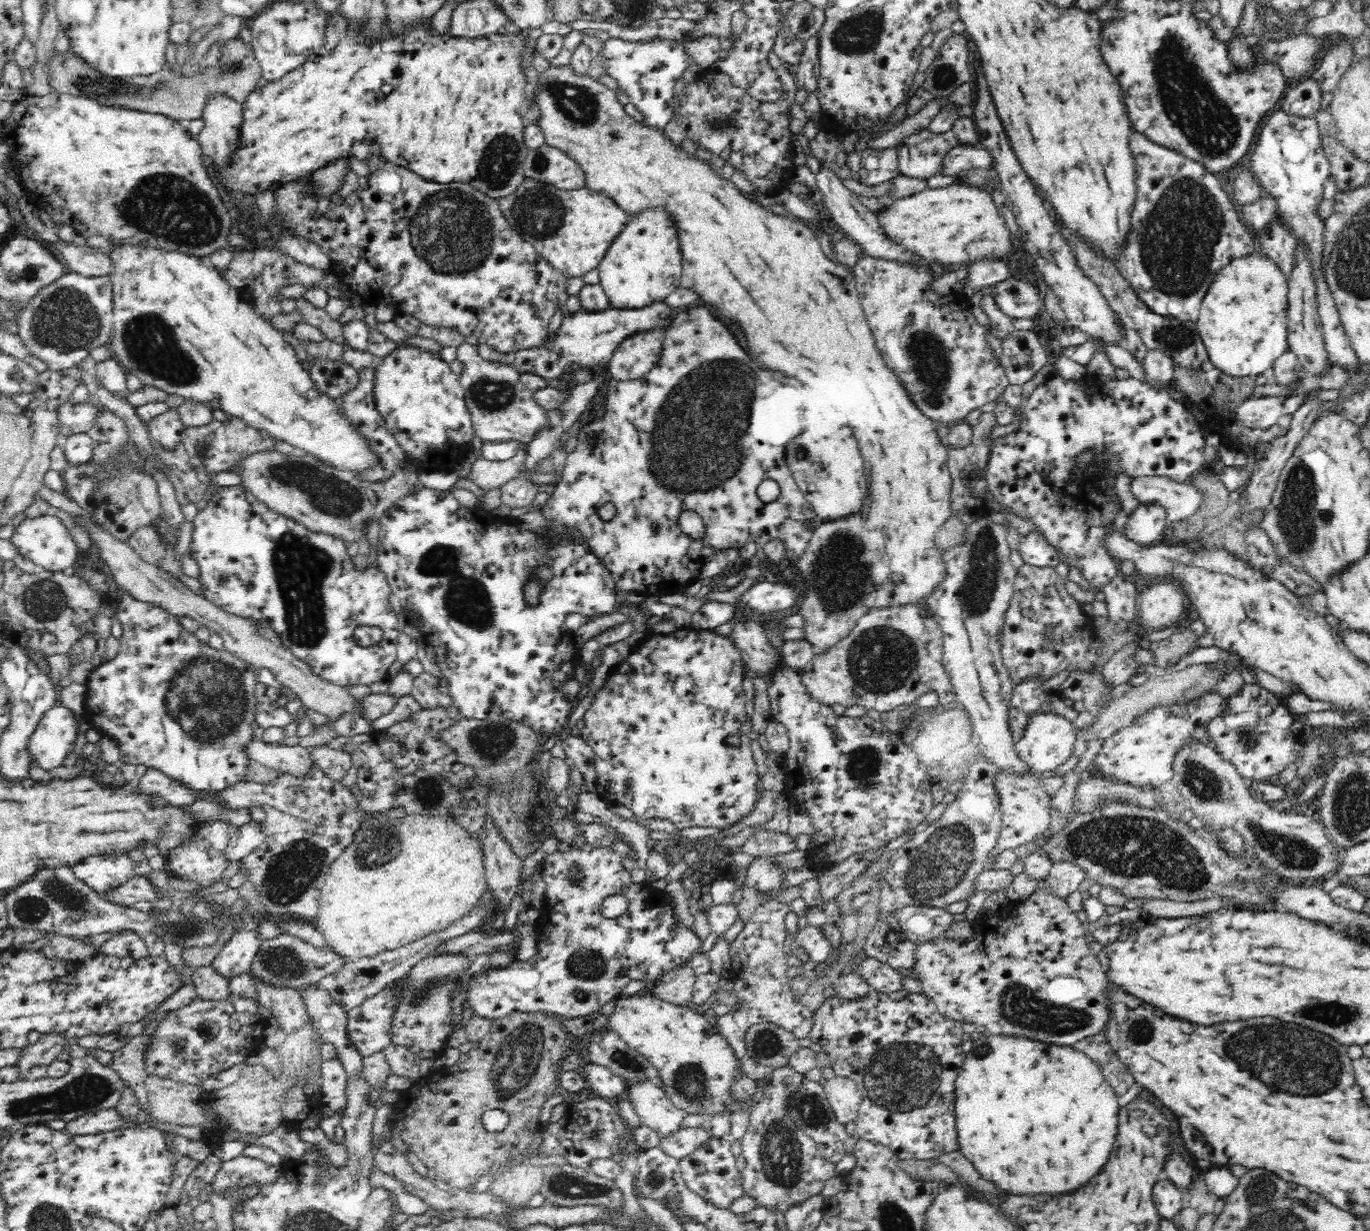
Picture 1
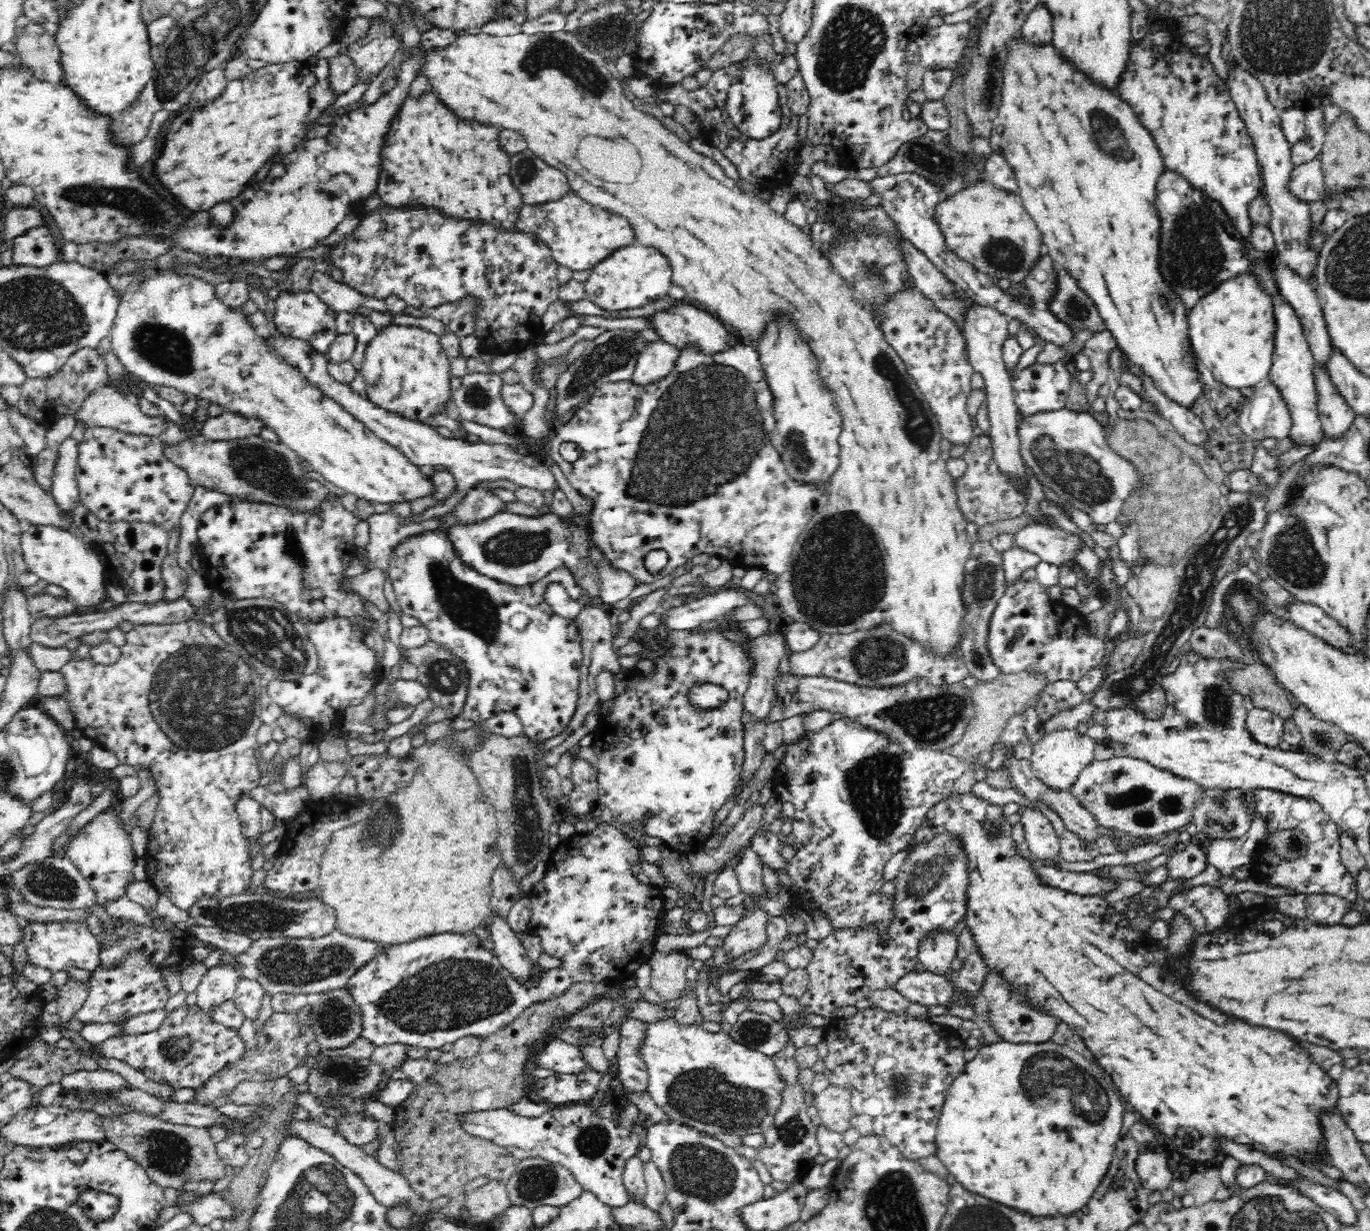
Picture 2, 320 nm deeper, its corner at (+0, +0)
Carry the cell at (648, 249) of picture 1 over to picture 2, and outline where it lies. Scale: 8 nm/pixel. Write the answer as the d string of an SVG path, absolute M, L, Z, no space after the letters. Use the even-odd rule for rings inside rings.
M632 246L619 248L603 261L590 269L588 280L584 282L587 299L604 310L626 310L642 308L646 304L666 298L672 286L670 260L652 246Z

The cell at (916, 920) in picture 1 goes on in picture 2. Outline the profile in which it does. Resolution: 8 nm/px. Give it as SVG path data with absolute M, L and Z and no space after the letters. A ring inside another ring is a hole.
M934 929L919 940L917 960L925 966L926 971L941 975L951 966L956 948L958 934L954 929Z

